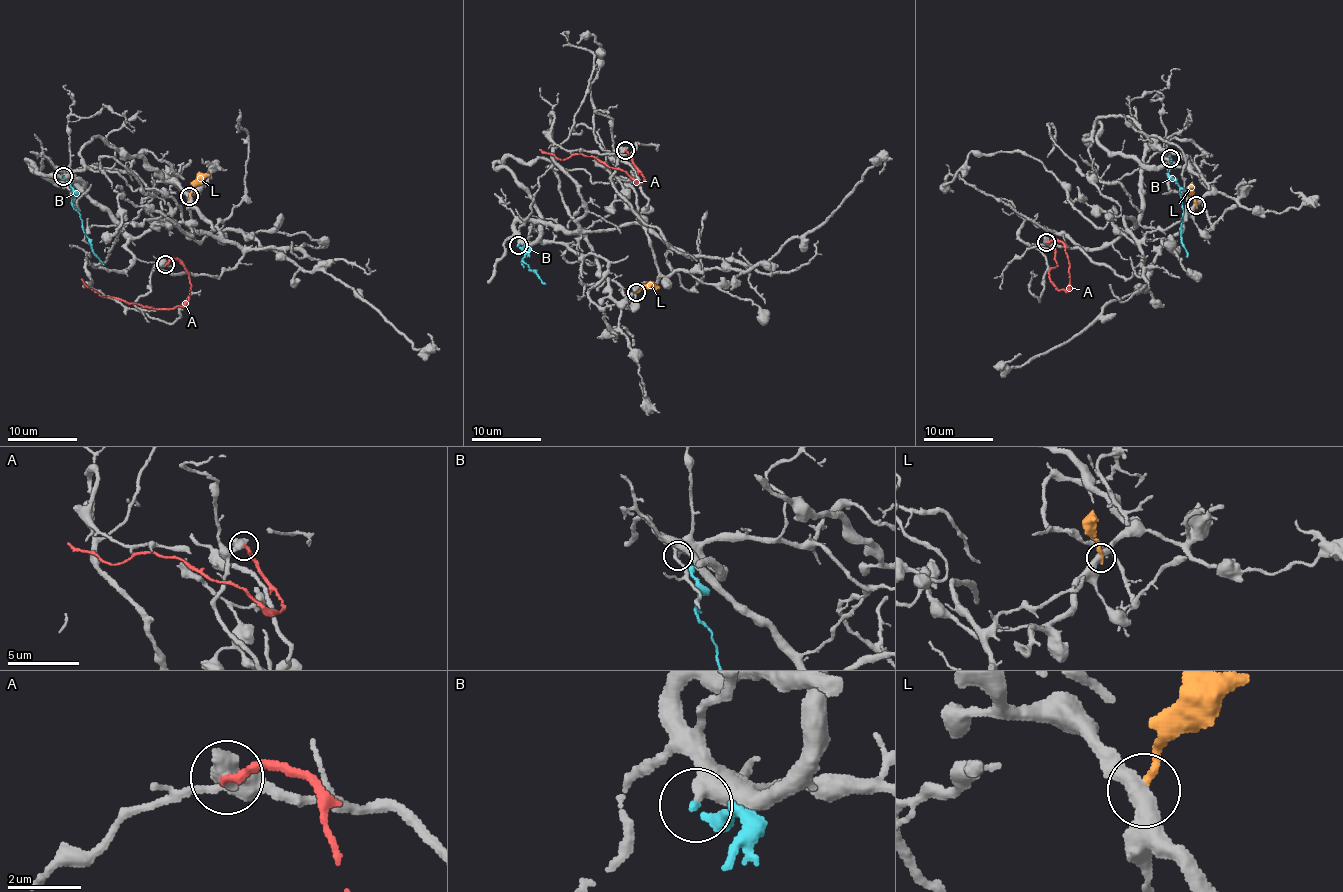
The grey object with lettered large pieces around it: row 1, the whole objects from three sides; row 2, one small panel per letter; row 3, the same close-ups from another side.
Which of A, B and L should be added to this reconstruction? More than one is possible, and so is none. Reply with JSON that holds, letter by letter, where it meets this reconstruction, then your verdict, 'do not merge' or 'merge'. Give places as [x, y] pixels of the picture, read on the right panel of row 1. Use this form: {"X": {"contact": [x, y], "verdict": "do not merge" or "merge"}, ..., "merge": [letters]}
{"A": {"contact": [1046, 242], "verdict": "do not merge"}, "B": {"contact": [1170, 158], "verdict": "merge"}, "L": {"contact": [1196, 205], "verdict": "do not merge"}, "merge": ["B"]}

